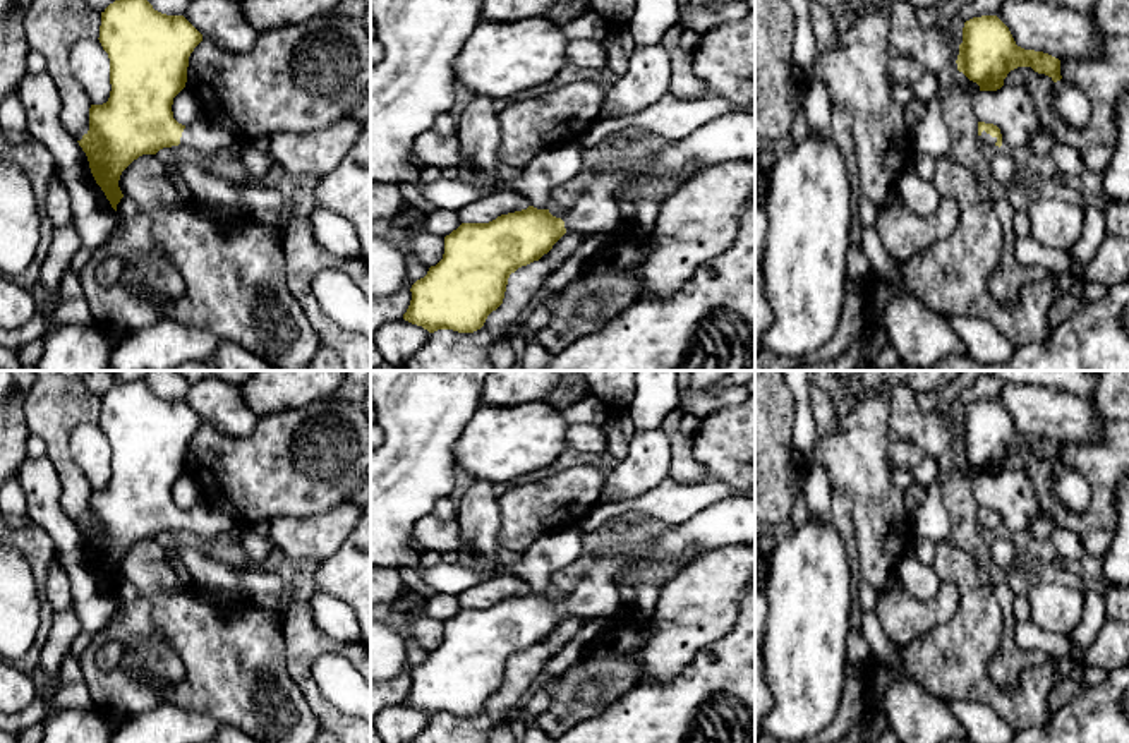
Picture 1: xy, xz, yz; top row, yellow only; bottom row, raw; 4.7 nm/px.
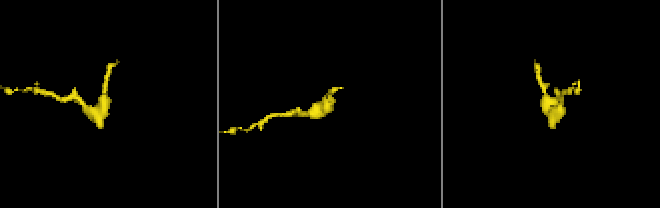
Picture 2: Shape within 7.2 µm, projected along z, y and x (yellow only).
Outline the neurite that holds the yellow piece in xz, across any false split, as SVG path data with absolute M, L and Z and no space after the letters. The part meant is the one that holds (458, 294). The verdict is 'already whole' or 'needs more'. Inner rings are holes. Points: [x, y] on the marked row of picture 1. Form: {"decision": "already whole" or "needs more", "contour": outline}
{"decision": "needs more", "contour": "M752 112L721 115L683 139L673 141L654 156L647 175L613 166L595 168L594 182L566 211L564 221L552 216L549 209L528 206L522 211L501 214L489 223L462 223L444 237L443 259L412 285L412 300L403 319L429 333L438 329L474 333L503 304L510 275L539 261L566 232L583 233L585 237L613 233L621 223L618 201L628 187L650 177L679 180L703 166L733 160L755 160L755 113Z"}

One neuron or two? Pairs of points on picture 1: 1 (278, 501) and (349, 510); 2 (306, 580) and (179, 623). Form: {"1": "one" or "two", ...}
{"1": "two", "2": "two"}

